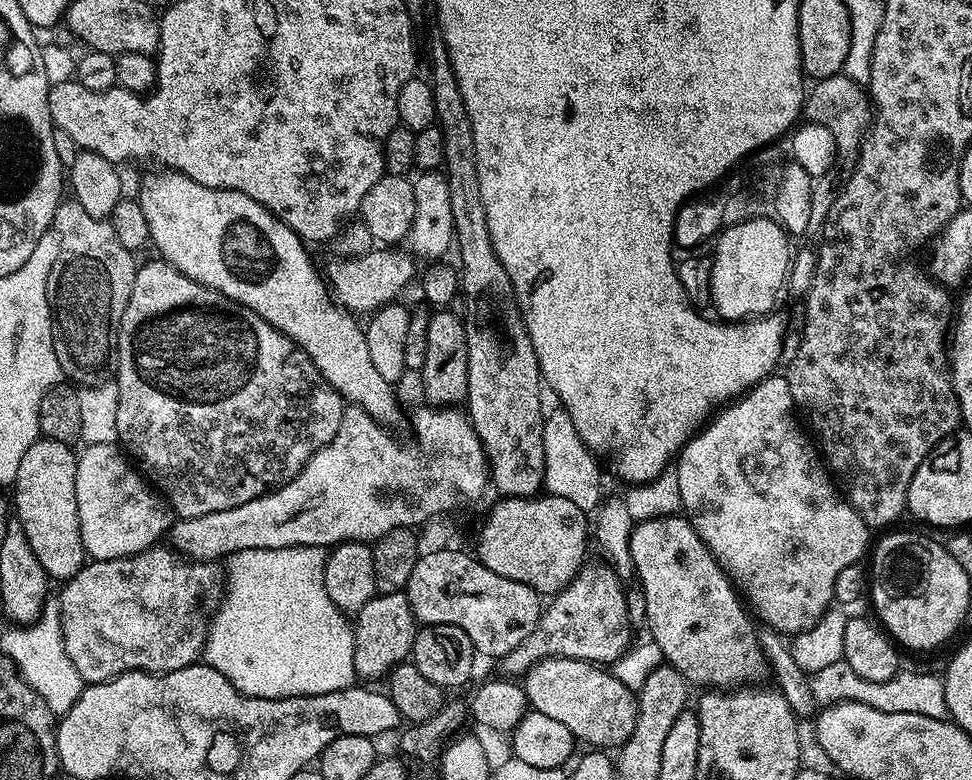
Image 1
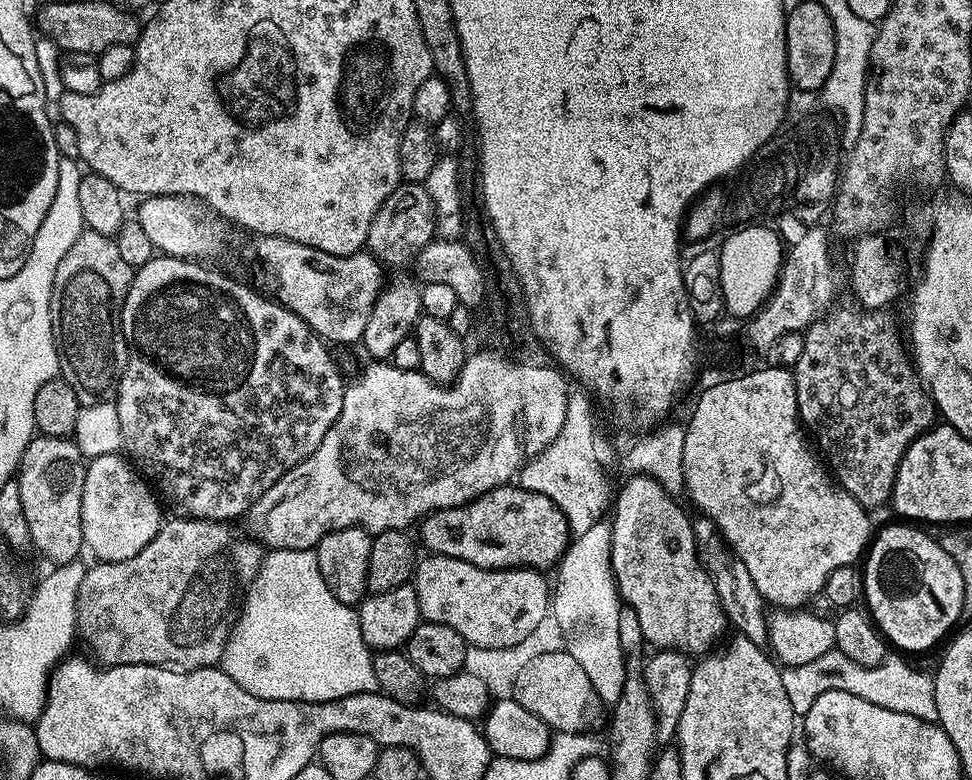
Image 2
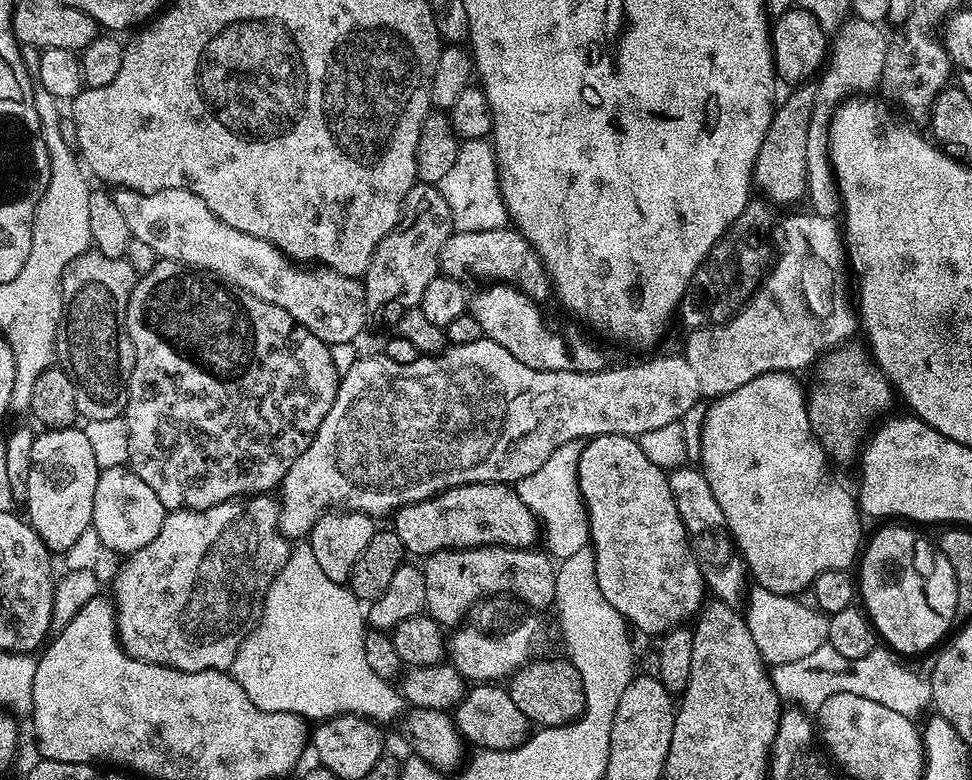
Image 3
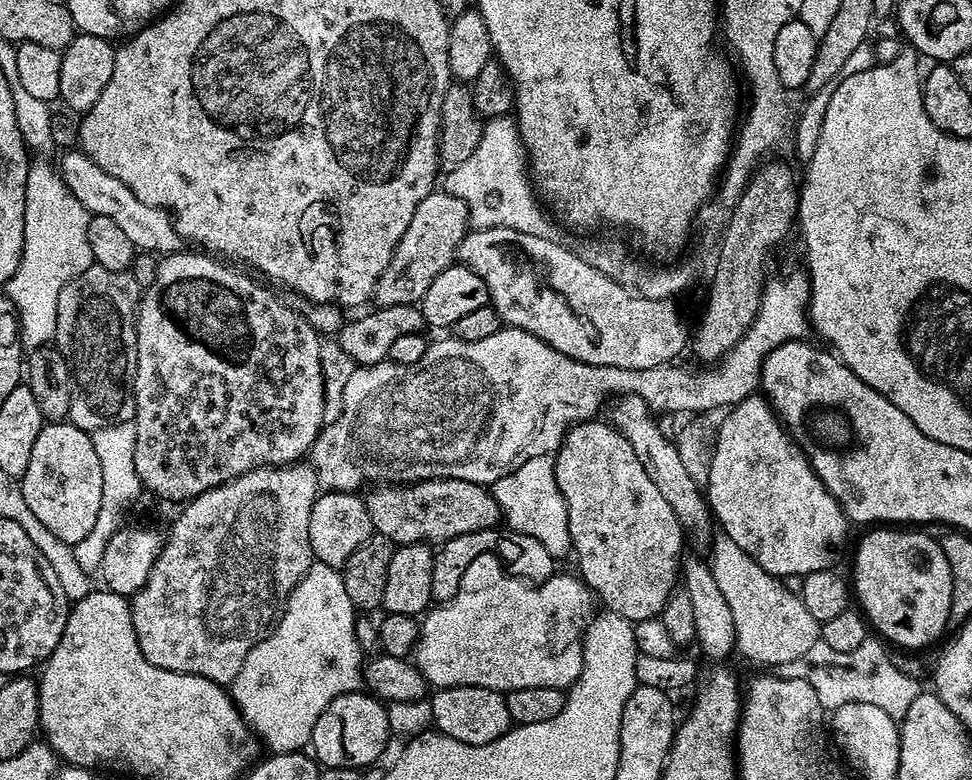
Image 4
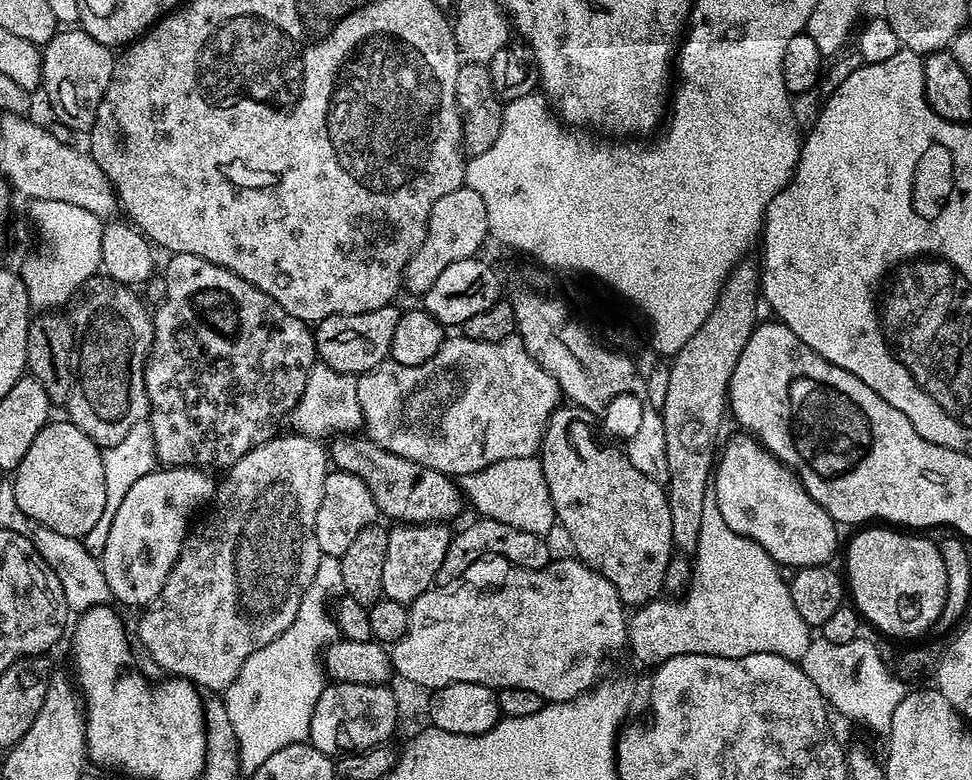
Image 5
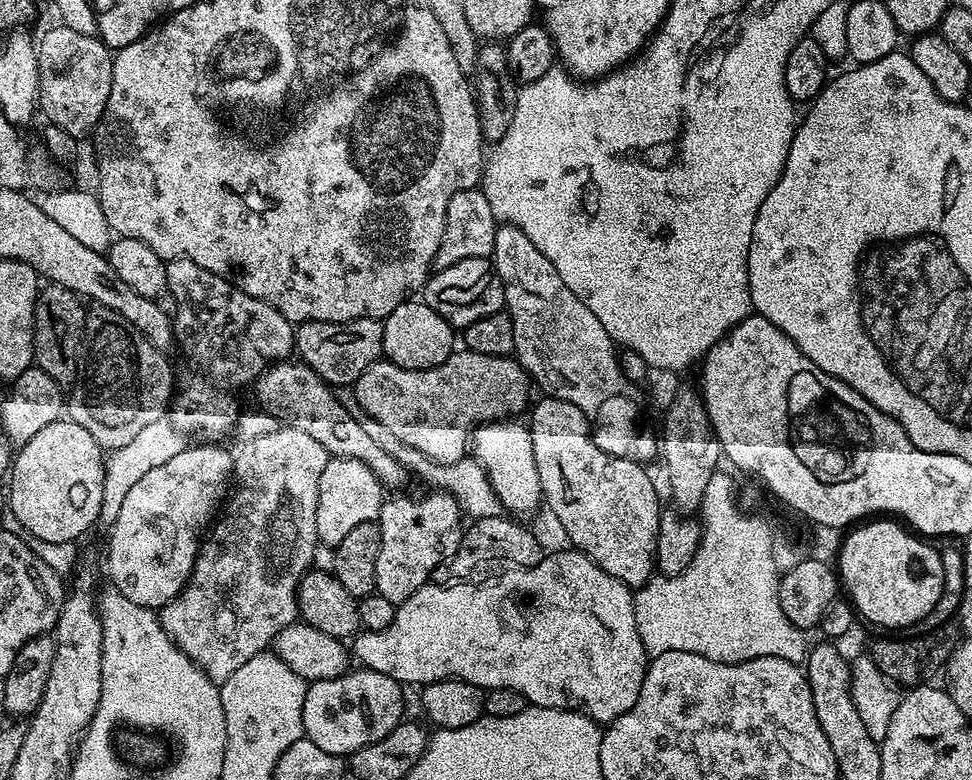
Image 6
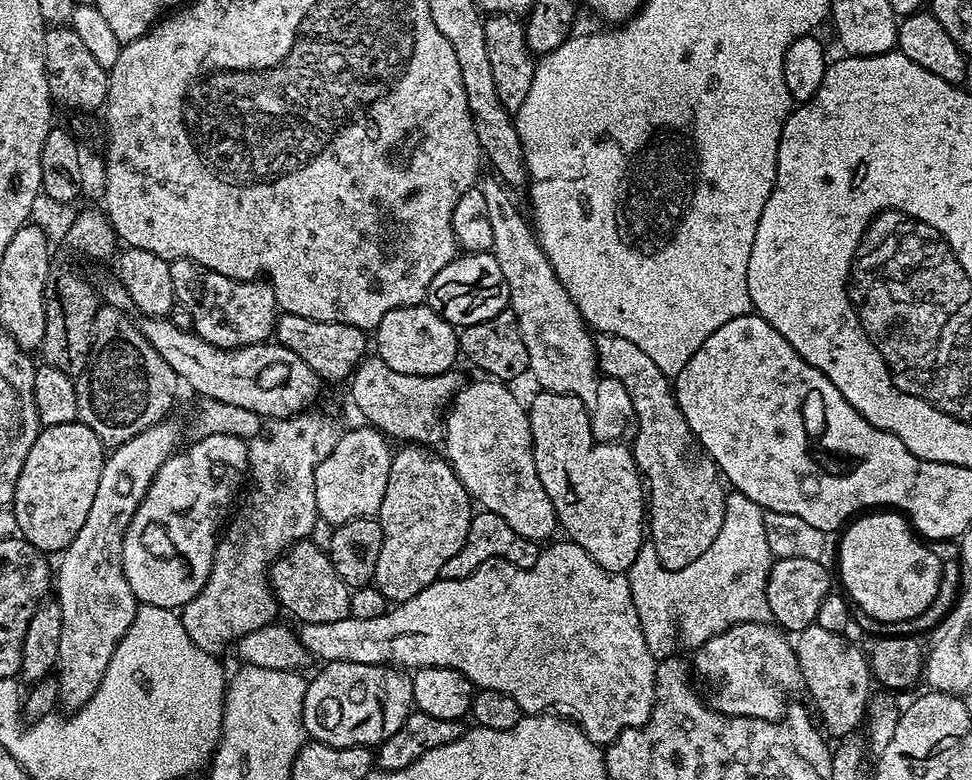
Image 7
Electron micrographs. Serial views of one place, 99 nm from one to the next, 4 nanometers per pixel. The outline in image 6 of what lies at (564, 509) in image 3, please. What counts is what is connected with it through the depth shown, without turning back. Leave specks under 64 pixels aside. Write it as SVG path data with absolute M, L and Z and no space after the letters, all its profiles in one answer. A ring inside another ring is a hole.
M364 414L359 417L362 430L366 430L366 434L370 434L373 443L376 443L390 457L394 458L404 469L413 477L420 477L422 481L428 483L433 489L440 489L443 492L450 493L455 502L458 504L461 513L469 519L480 519L482 517L499 516L503 511L500 499L494 494L493 488L490 486L489 476L484 470L484 465L476 462L475 457L465 456L458 462L448 464L440 464L437 460L432 460L424 455L422 450L417 450L414 446L409 446L402 438L398 438L391 432L386 430L386 426L382 426L382 422L378 422L372 416Z

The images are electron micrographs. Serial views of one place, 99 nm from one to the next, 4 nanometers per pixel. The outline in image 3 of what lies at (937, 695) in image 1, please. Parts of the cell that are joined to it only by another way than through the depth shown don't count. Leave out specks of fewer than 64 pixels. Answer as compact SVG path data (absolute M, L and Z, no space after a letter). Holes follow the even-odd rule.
M828 643L809 657L773 665L769 669L772 688L787 703L794 703L809 714L815 714L832 694L855 694L914 720L932 704L932 685L927 677L911 673L889 649L873 648L863 658L845 658Z

